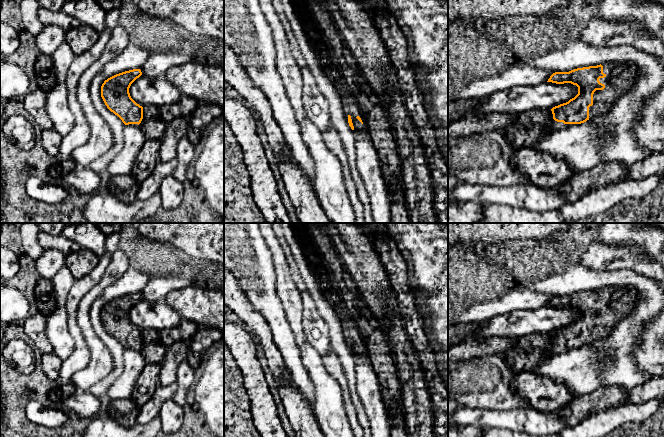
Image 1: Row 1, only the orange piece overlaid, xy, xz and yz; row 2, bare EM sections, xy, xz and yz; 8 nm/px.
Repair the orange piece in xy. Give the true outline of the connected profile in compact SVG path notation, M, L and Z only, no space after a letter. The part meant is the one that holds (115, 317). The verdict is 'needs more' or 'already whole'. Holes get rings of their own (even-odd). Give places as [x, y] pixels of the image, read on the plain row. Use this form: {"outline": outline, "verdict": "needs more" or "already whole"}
{"outline": "M140 293L125 295L108 302L101 310L101 321L105 329L125 349L139 349L143 343L143 331L129 317L131 308L141 299Z", "verdict": "already whole"}

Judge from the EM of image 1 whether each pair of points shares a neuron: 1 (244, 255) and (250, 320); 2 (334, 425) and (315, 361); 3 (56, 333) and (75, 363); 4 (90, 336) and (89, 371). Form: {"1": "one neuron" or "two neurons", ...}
{"1": "two neurons", "2": "one neuron", "3": "two neurons", "4": "one neuron"}

